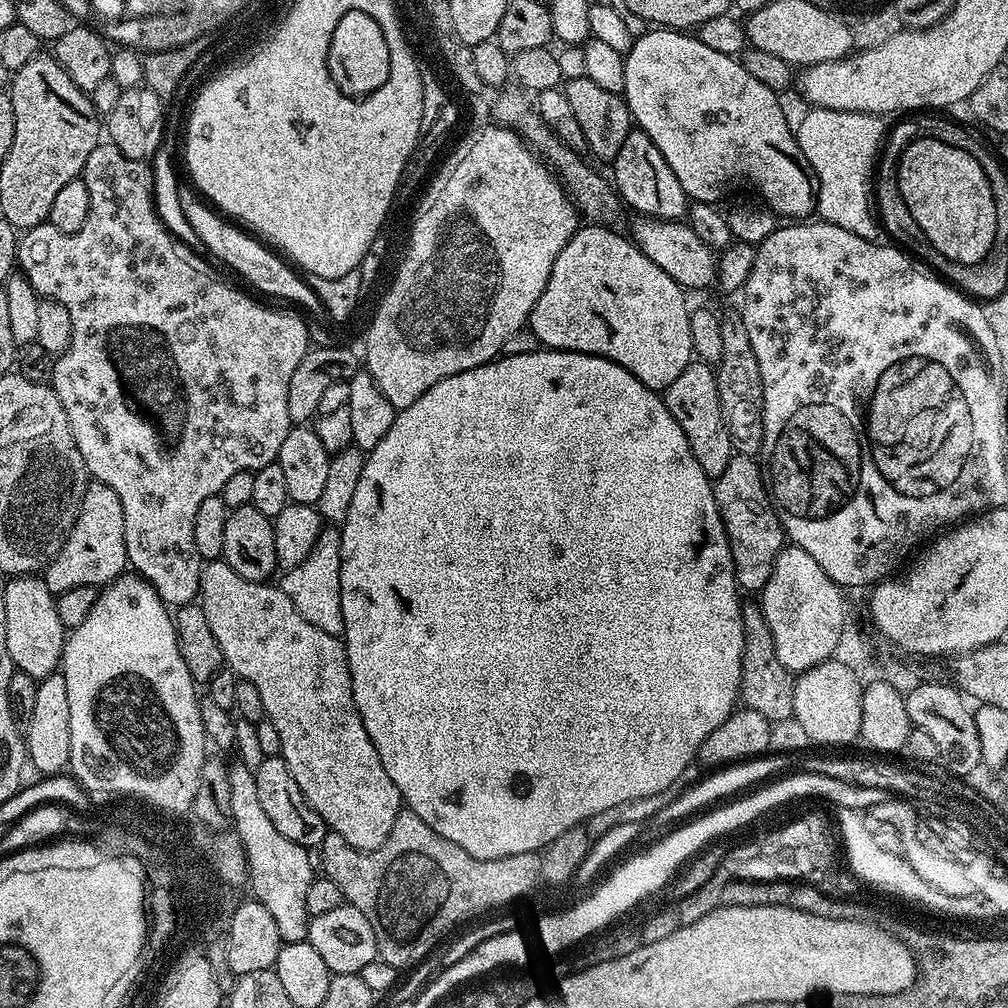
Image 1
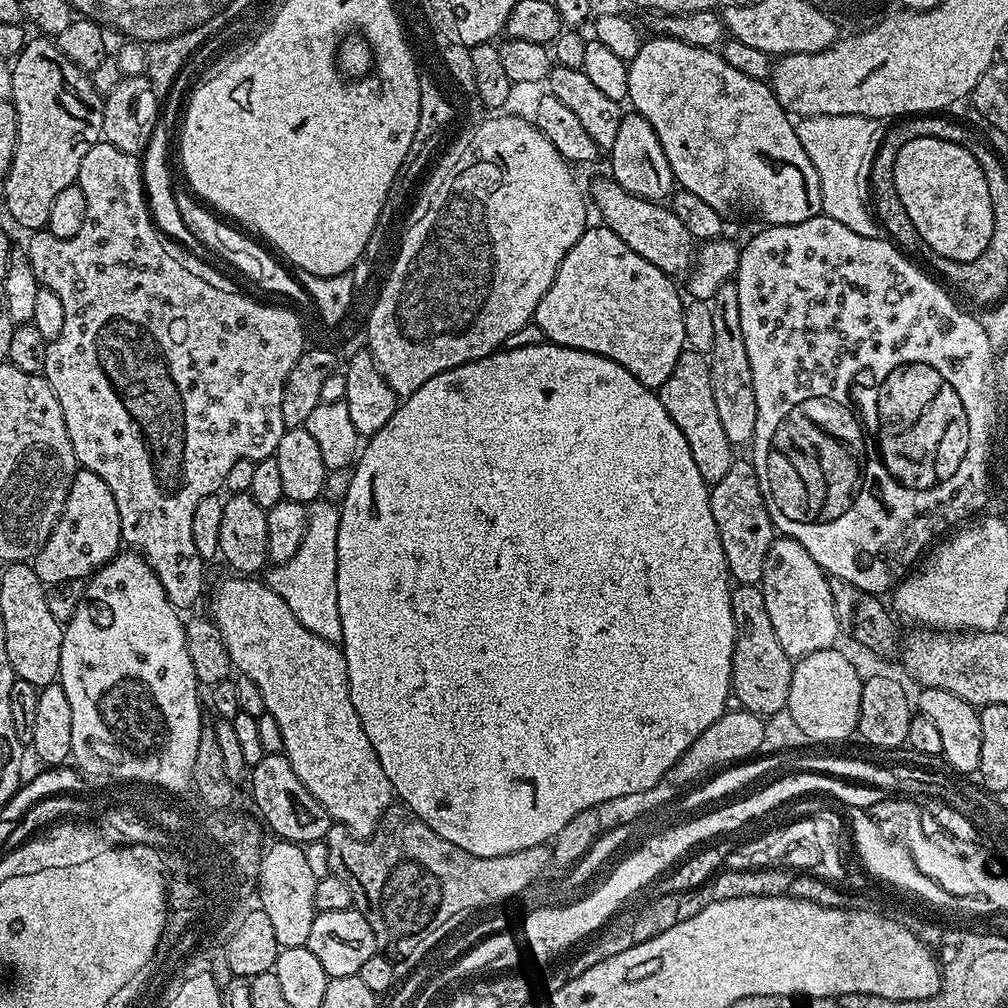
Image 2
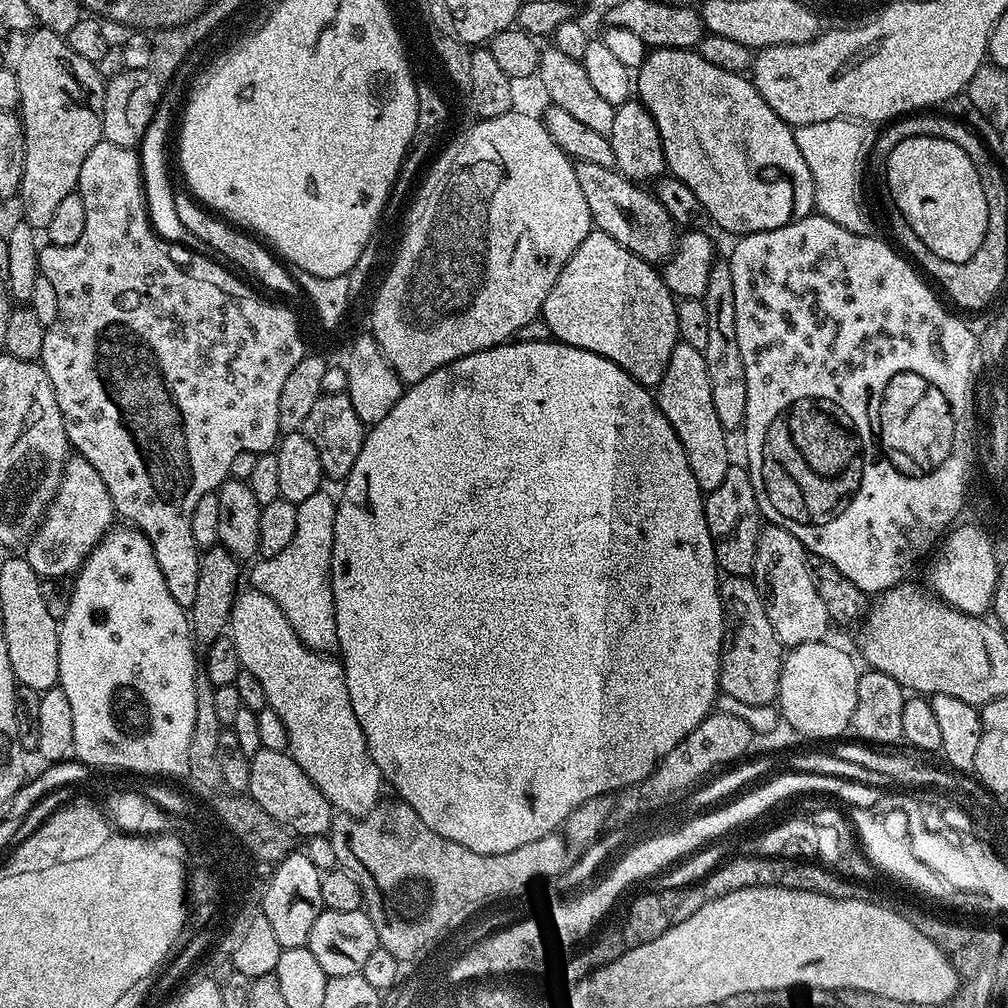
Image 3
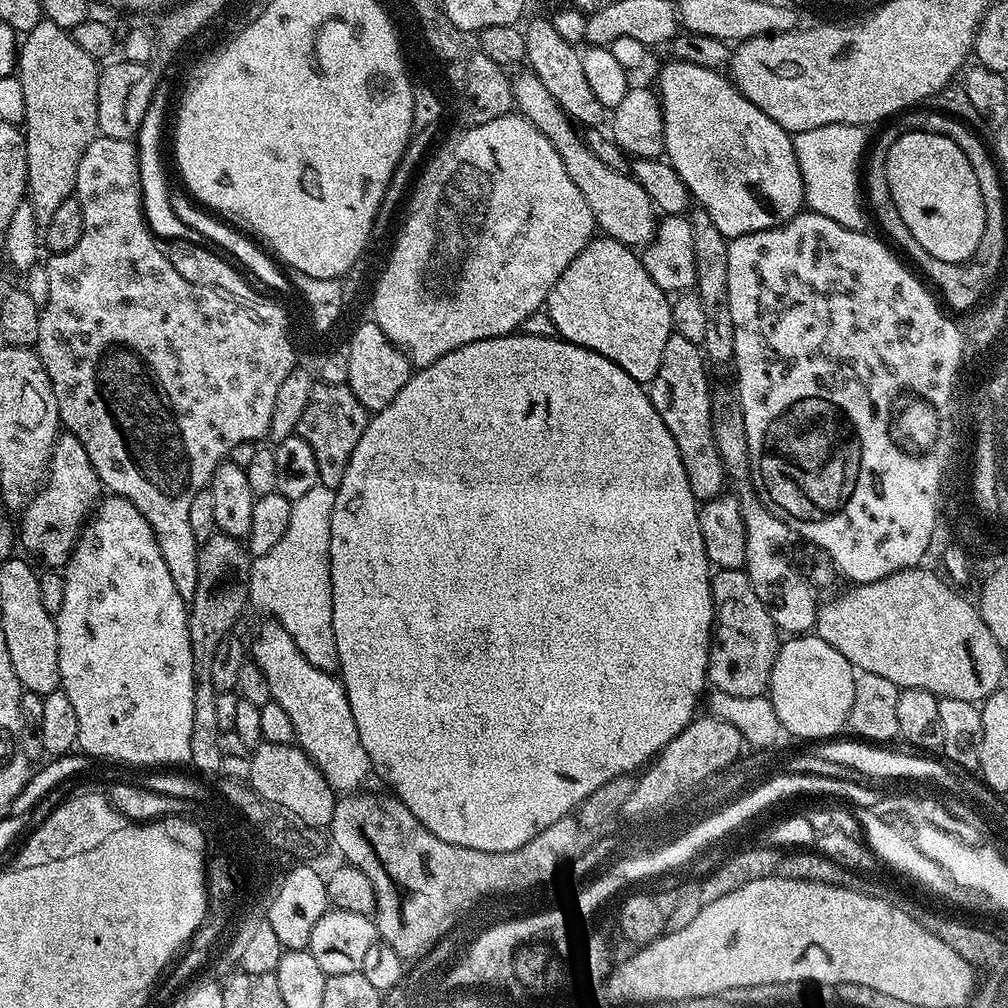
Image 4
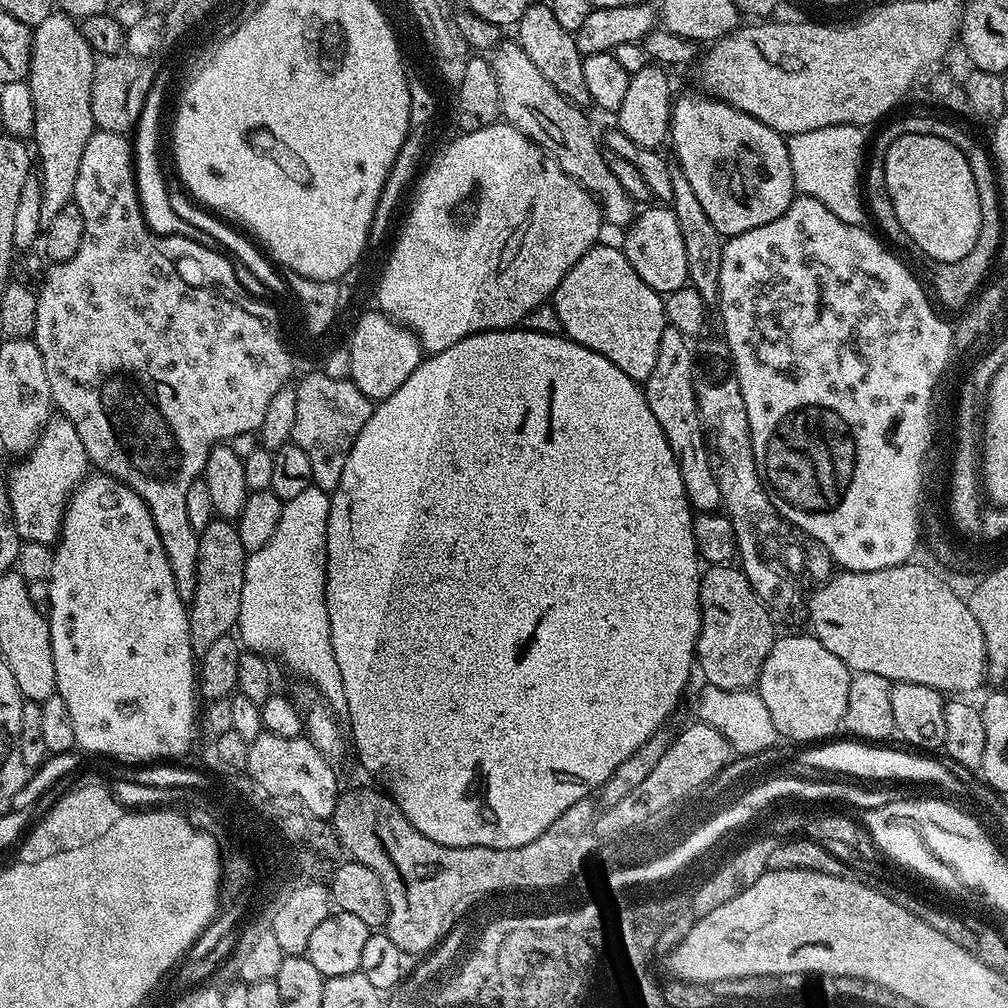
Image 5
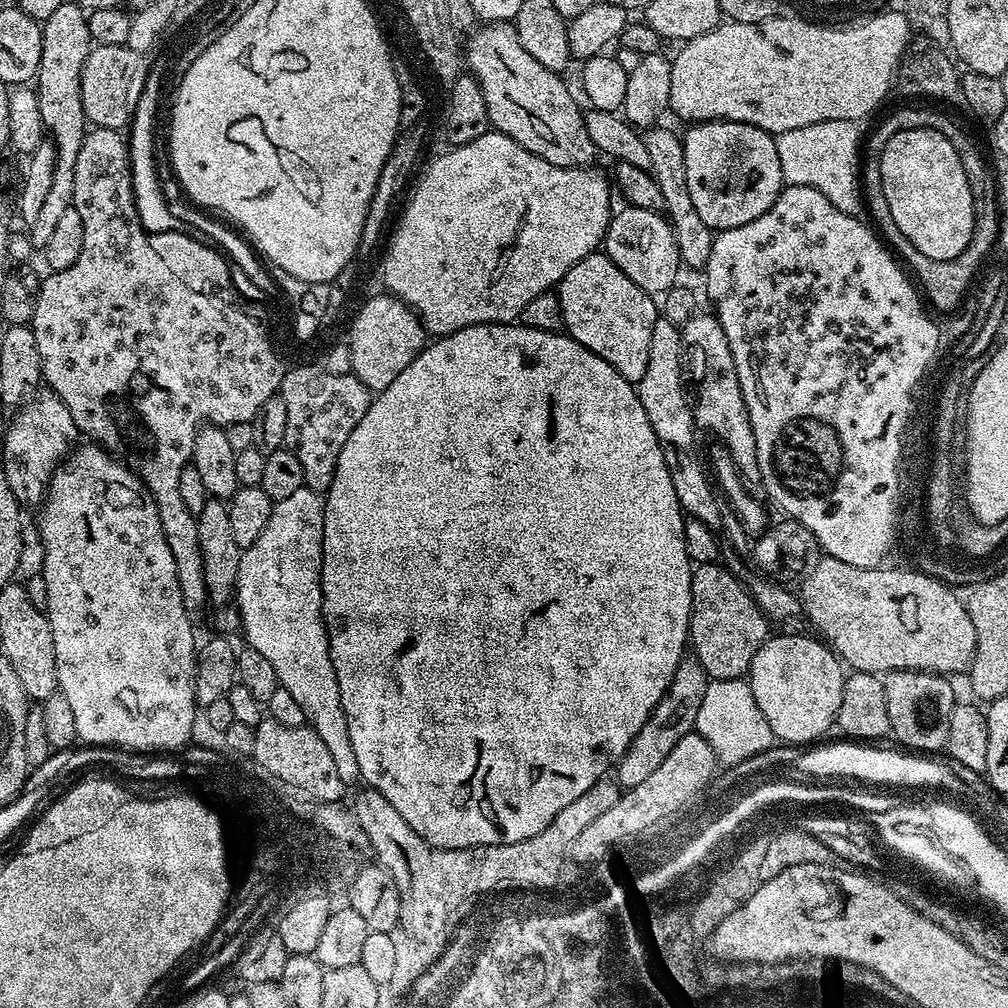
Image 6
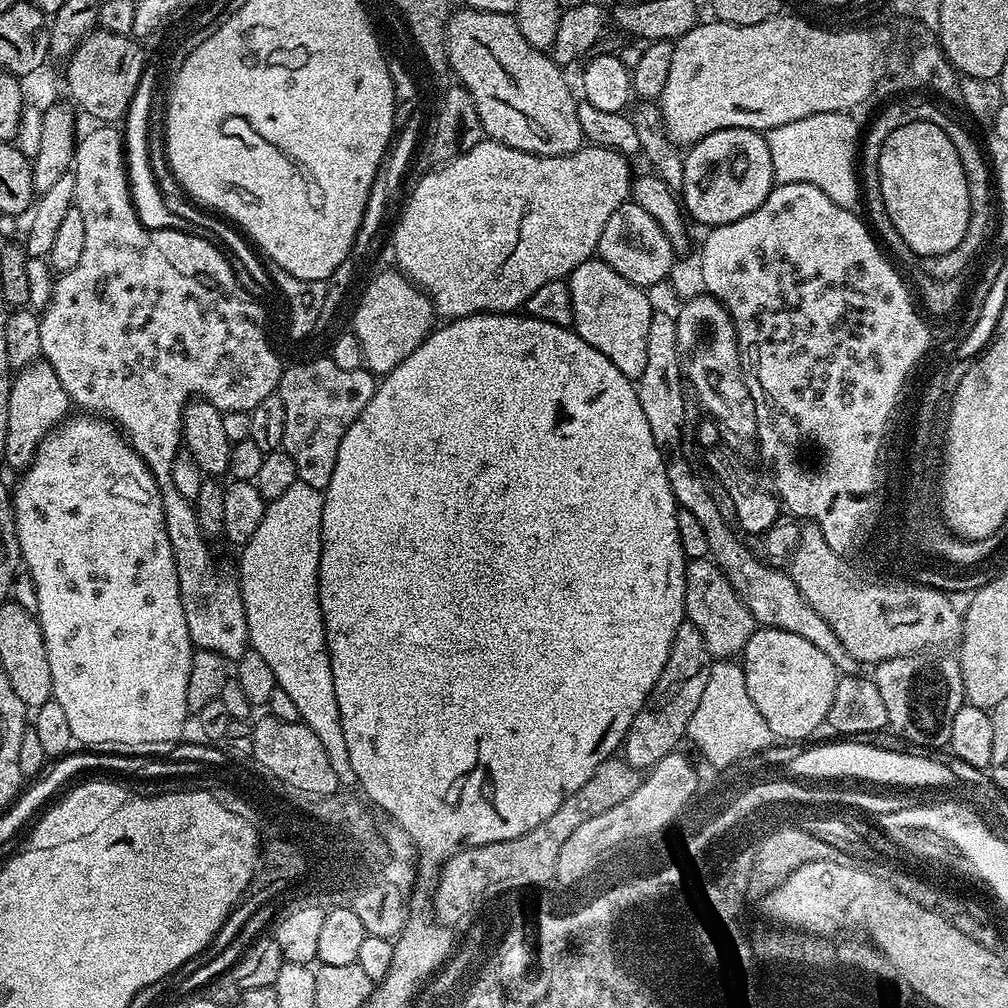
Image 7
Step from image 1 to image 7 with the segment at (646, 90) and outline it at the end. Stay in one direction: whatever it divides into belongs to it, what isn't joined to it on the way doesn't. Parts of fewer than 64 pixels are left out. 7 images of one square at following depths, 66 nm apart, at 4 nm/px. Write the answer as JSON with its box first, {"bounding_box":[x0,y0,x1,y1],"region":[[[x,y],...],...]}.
{"bounding_box":[682,128,775,226],"region":[[[749,128],[718,130],[714,134],[706,134],[706,138],[687,149],[682,204],[687,215],[700,224],[715,226],[738,222],[738,218],[746,218],[746,214],[758,210],[758,206],[766,202],[775,178],[765,133]]]}

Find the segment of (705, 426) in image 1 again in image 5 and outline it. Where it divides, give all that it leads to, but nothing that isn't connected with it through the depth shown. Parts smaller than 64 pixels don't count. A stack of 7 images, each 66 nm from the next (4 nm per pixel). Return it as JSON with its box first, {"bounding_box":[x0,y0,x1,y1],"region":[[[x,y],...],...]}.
{"bounding_box":[642,326,722,512],"region":[[[665,326],[662,330],[662,340],[658,342],[658,362],[654,362],[654,370],[650,370],[650,378],[643,381],[642,387],[646,402],[650,406],[650,414],[658,418],[658,426],[662,426],[666,442],[670,442],[670,450],[682,474],[682,486],[686,486],[689,504],[696,512],[714,512],[722,504],[720,487],[716,481],[716,468],[710,455],[706,429],[700,422],[700,411],[696,405],[692,348],[688,344],[691,344],[689,337],[683,336],[671,326]]]}

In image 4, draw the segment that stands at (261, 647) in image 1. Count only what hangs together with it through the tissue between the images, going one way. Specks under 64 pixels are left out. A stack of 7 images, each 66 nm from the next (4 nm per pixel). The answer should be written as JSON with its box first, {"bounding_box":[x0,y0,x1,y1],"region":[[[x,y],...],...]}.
{"bounding_box":[250,618,370,794],"region":[[[271,618],[256,632],[252,644],[250,640],[250,660],[266,674],[272,699],[286,710],[290,723],[294,726],[296,744],[326,778],[333,792],[352,794],[364,779],[370,776],[370,765],[366,750],[362,750],[362,738],[358,738],[358,726],[354,726],[354,714],[346,698],[346,690],[339,675],[318,670],[294,646],[294,638],[282,630],[282,626]]]}

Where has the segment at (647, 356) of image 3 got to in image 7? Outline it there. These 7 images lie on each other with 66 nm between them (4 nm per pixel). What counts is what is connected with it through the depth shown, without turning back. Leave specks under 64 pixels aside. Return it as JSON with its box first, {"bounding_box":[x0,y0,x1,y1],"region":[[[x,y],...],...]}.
{"bounding_box":[566,258,653,381],"region":[[[599,258],[582,262],[566,277],[566,283],[574,306],[572,328],[598,354],[606,354],[627,380],[639,381],[642,370],[646,370],[646,337],[653,314],[647,291],[622,278],[618,270],[606,266]]]}

